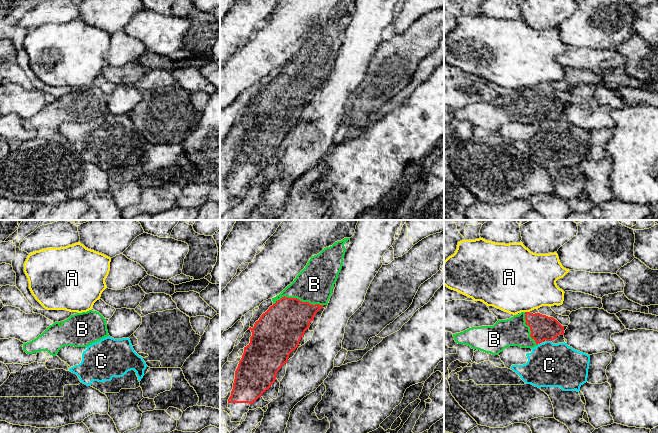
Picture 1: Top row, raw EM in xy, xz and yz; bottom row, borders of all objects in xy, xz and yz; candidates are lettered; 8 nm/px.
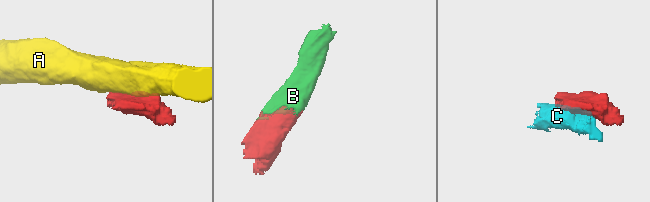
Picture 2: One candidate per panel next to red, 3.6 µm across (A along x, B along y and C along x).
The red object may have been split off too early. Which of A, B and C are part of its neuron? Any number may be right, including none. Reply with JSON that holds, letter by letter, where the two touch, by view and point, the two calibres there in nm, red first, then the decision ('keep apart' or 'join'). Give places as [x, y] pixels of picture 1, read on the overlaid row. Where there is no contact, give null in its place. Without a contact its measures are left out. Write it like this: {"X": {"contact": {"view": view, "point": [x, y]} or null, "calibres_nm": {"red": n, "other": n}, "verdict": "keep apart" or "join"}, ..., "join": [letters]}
{"A": {"contact": {"view": "yz", "point": [527, 312]}, "calibres_nm": {"red": 200, "other": 480}, "verdict": "keep apart"}, "B": {"contact": {"view": "xz", "point": [298, 299]}, "calibres_nm": {"red": 360, "other": 300}, "verdict": "join"}, "C": {"contact": {"view": "yz", "point": [548, 340]}, "calibres_nm": {"red": 200, "other": 360}, "verdict": "keep apart"}, "join": ["B"]}

